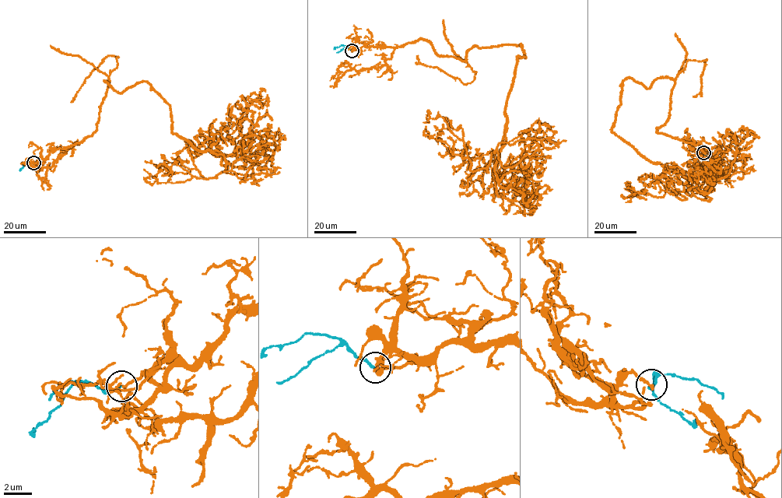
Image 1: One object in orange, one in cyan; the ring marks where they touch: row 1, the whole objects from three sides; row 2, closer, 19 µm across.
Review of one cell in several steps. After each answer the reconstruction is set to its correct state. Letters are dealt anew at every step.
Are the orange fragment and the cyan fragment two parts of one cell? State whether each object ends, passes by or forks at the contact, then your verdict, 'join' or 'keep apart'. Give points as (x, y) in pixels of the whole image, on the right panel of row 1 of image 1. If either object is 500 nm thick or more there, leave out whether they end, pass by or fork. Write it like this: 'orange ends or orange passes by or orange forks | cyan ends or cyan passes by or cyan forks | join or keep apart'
orange passes by | cyan ends | join

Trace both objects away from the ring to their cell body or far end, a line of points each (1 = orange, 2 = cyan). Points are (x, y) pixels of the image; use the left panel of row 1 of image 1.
1: (33, 163), (92, 135), (105, 82), (143, 82), (172, 132), (227, 168), (153, 184), (144, 169)
2: (33, 163), (27, 162), (20, 170)

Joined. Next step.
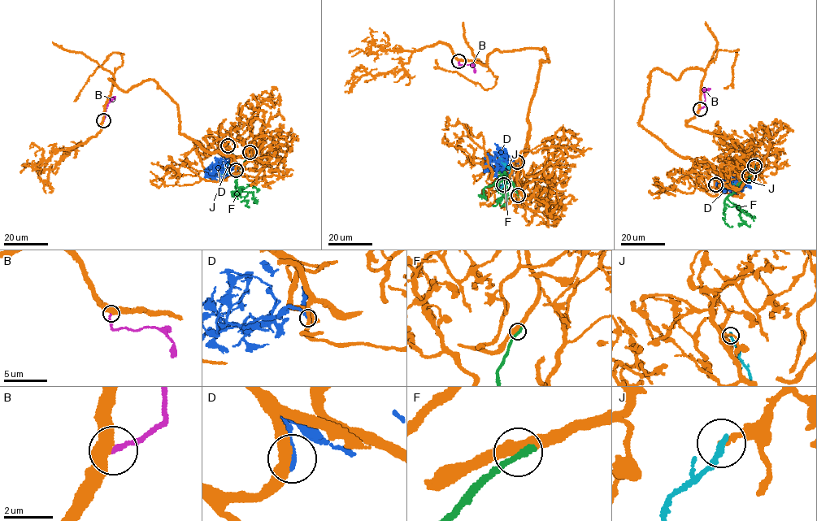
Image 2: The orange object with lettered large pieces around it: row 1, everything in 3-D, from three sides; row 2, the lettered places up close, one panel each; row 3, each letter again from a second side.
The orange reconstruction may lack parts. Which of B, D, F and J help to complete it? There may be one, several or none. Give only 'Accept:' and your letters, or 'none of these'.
Accept: none of these

